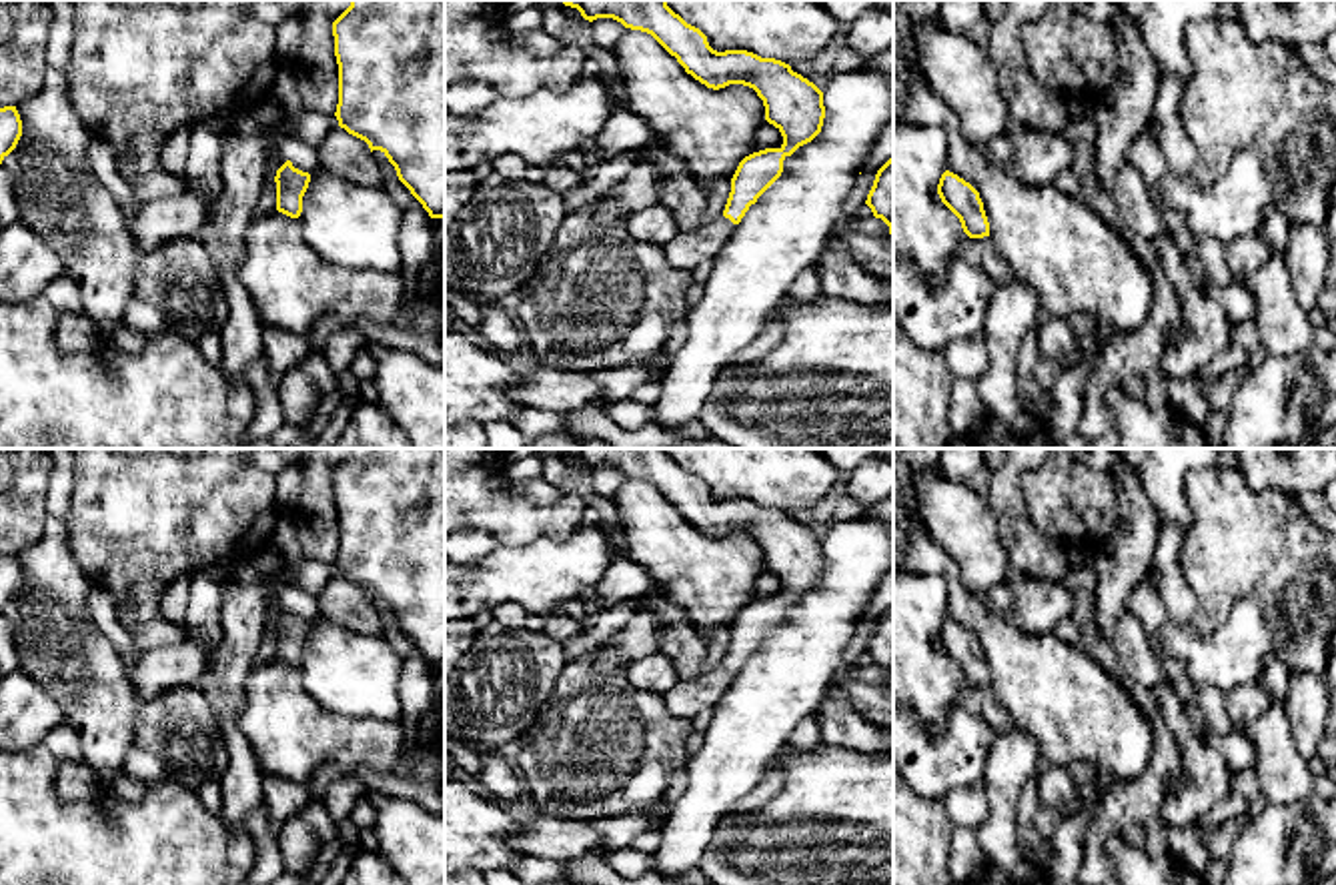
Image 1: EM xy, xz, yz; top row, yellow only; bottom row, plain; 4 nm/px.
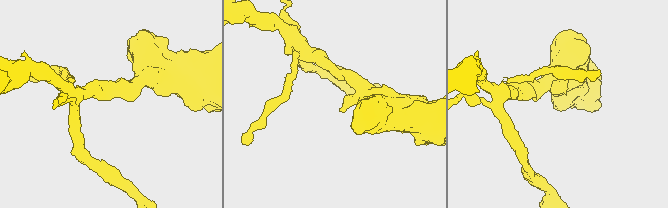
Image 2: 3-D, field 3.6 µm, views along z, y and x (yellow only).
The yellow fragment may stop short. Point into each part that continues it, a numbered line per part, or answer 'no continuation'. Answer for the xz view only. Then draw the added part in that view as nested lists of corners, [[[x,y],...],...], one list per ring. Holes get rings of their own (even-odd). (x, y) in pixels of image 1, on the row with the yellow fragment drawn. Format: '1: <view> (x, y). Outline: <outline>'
1: xz (690, 249). Outline: [[[721,214],[709,224],[679,232],[675,240],[663,248],[665,256],[675,268],[693,272],[697,264],[715,260],[719,250],[731,238],[735,226],[737,224]]]

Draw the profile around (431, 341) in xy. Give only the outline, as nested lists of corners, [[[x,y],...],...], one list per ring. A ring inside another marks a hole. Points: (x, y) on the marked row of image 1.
[[[324,318],[318,320],[316,326],[310,328],[306,336],[316,348],[324,348],[324,342],[335,332],[345,328],[361,330],[373,344],[397,350],[413,350],[431,364],[445,364],[445,332],[433,332],[433,330],[415,332],[399,328],[393,322],[383,324],[371,318],[361,318],[361,320]]]

